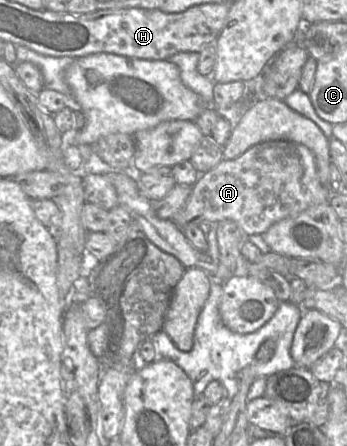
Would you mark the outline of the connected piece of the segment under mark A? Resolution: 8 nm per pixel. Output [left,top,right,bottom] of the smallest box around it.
[172,140,330,234]

